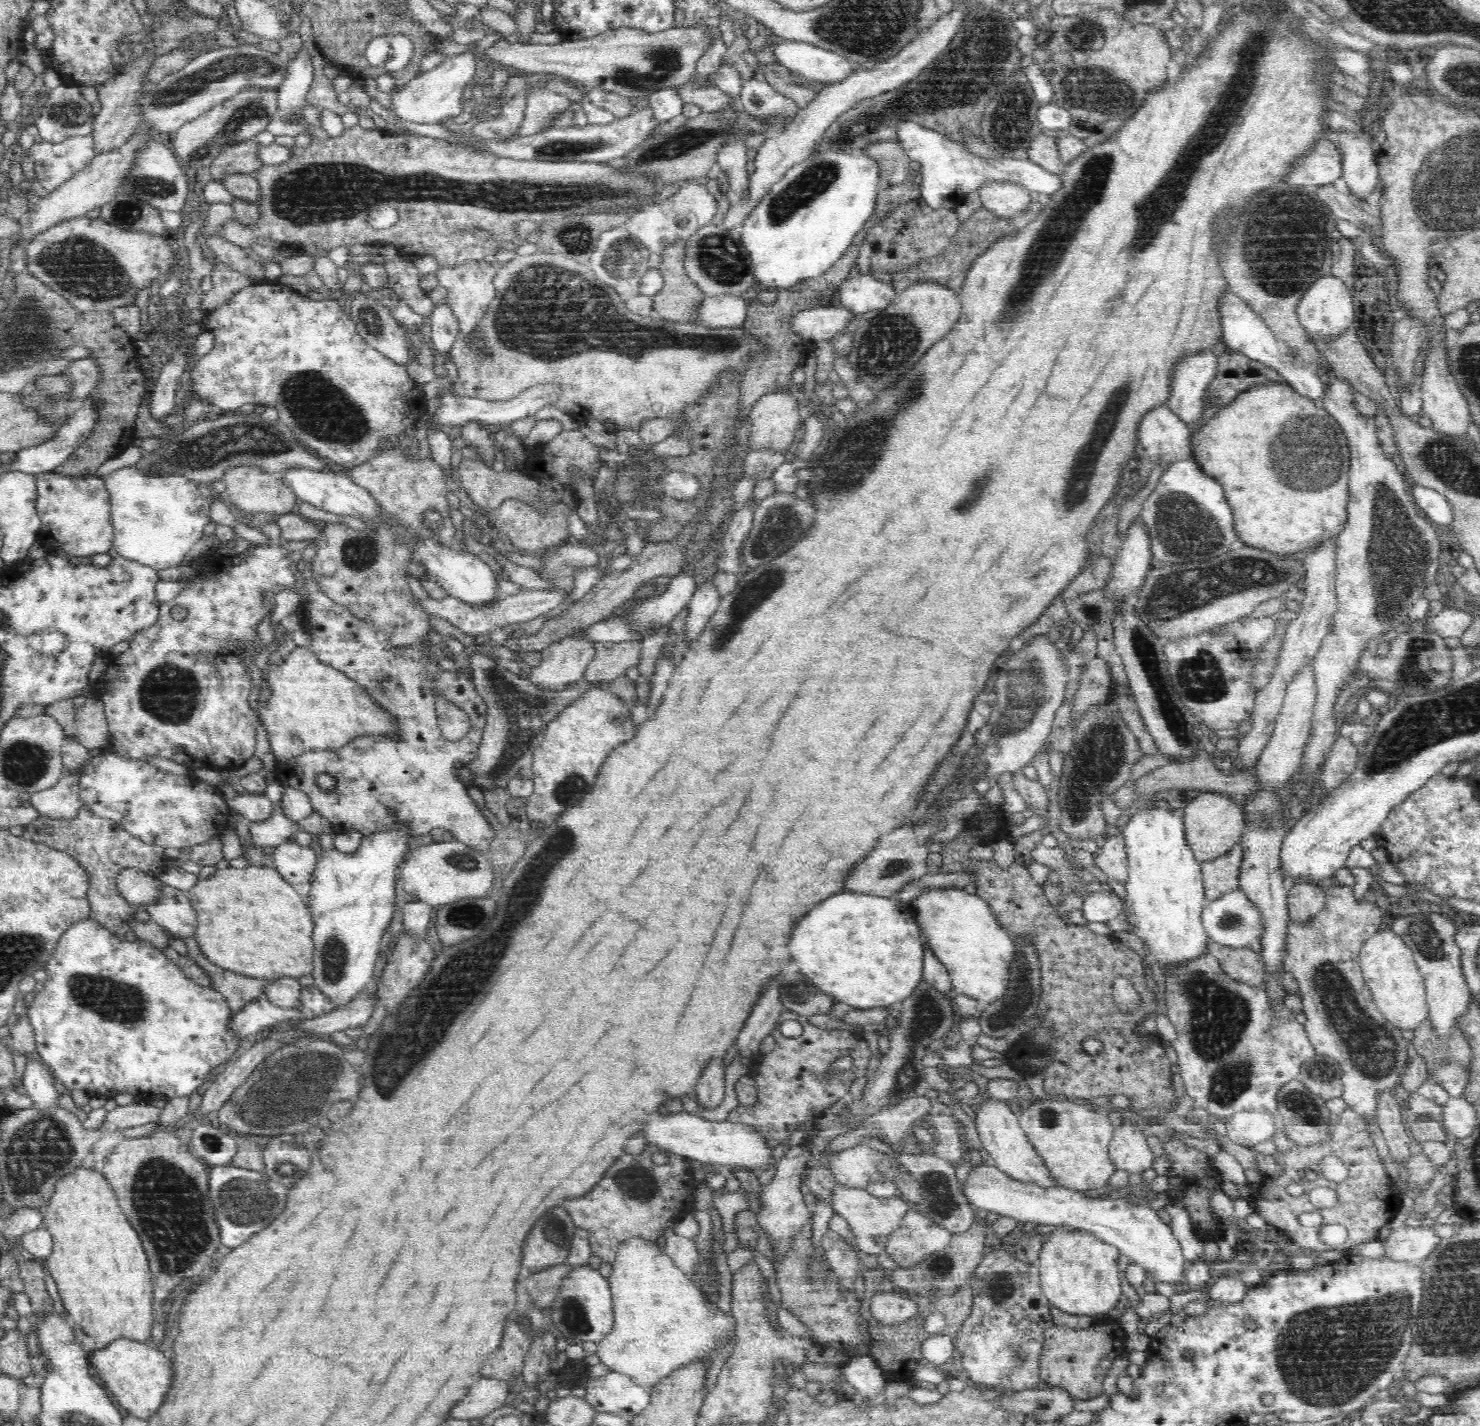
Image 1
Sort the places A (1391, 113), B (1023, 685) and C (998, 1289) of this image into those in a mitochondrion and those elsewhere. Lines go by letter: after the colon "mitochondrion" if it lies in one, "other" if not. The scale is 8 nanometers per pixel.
A: other
B: mitochondrion
C: mitochondrion

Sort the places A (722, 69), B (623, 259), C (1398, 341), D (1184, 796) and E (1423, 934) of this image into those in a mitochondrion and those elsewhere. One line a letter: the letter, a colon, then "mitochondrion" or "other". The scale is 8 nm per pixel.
A: other
B: mitochondrion
C: other
D: other
E: mitochondrion

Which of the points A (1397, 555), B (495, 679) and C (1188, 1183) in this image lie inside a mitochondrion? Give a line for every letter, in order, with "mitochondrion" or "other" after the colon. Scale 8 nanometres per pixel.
A: mitochondrion
B: mitochondrion
C: other

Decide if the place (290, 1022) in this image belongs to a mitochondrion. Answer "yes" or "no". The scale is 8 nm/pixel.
no

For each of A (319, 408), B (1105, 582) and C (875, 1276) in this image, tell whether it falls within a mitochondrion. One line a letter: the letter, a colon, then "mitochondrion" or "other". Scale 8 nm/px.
A: mitochondrion
B: other
C: other

